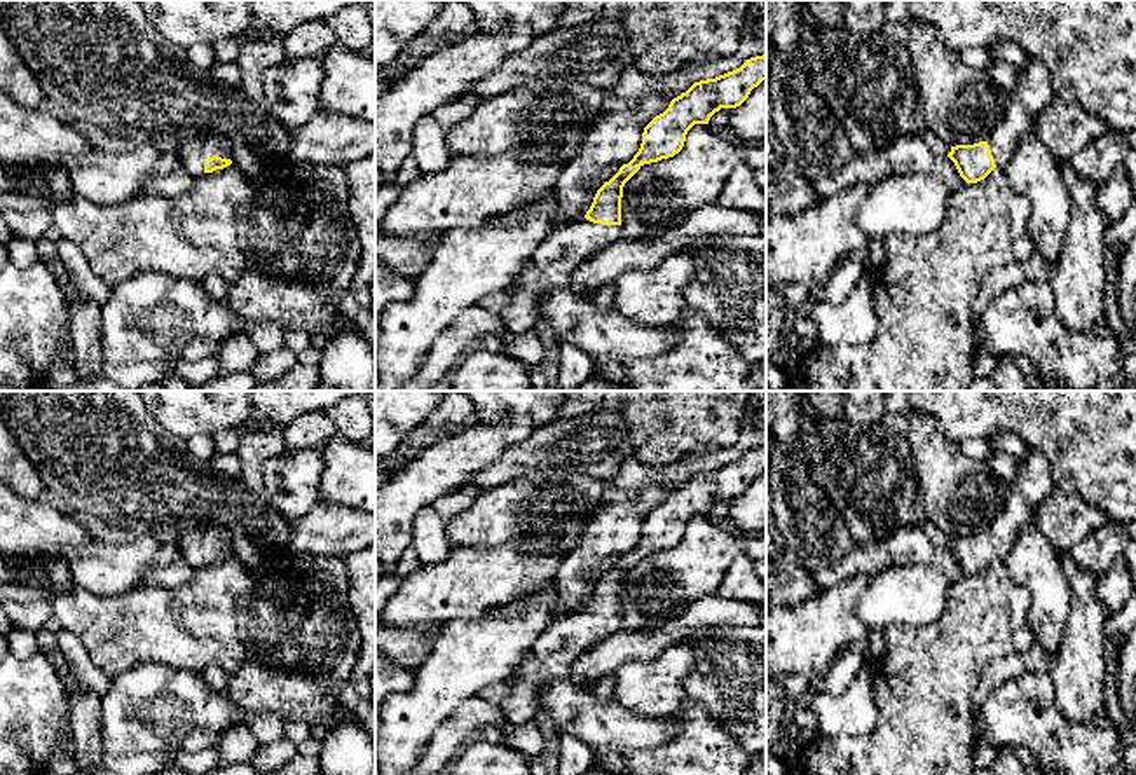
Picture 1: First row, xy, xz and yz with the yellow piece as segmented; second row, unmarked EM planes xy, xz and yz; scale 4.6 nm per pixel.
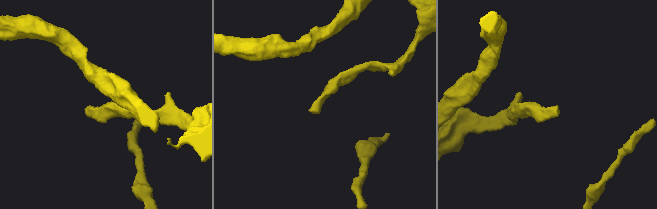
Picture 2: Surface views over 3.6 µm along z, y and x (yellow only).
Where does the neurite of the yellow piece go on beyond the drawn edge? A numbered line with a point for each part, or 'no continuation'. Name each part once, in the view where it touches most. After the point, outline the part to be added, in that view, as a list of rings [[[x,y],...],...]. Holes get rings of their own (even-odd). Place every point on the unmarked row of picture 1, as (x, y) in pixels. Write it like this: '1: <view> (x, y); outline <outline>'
1: xz (550, 657); outline [[[586,609],[551,620],[513,670],[515,682],[499,709],[513,726],[532,723],[543,688],[555,679],[572,679],[572,662],[595,642],[623,628],[621,616]]]

